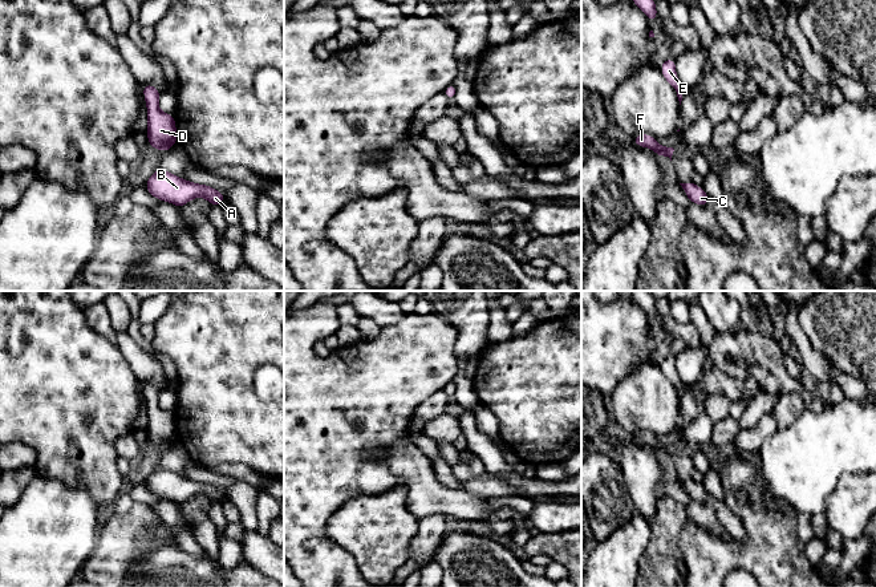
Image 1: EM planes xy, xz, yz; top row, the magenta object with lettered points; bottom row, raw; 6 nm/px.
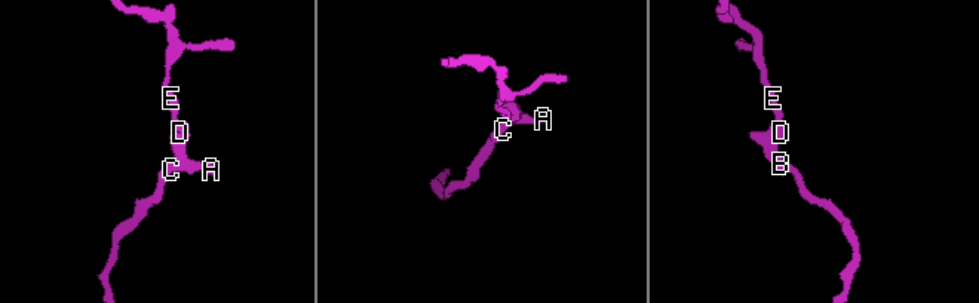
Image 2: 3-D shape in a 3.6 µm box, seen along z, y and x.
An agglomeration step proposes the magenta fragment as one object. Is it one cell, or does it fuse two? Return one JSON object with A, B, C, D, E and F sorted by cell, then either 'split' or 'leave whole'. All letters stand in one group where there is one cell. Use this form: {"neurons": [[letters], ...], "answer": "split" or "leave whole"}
{"neurons": [["A", "B", "C", "D", "E", "F"]], "answer": "leave whole"}

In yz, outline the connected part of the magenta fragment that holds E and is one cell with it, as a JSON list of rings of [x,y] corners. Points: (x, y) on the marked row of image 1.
[[[666,58],[664,64],[660,66],[665,80],[676,89],[677,97],[681,105],[682,94],[684,94],[684,86],[678,81],[677,73],[676,73],[676,64],[673,58]]]

